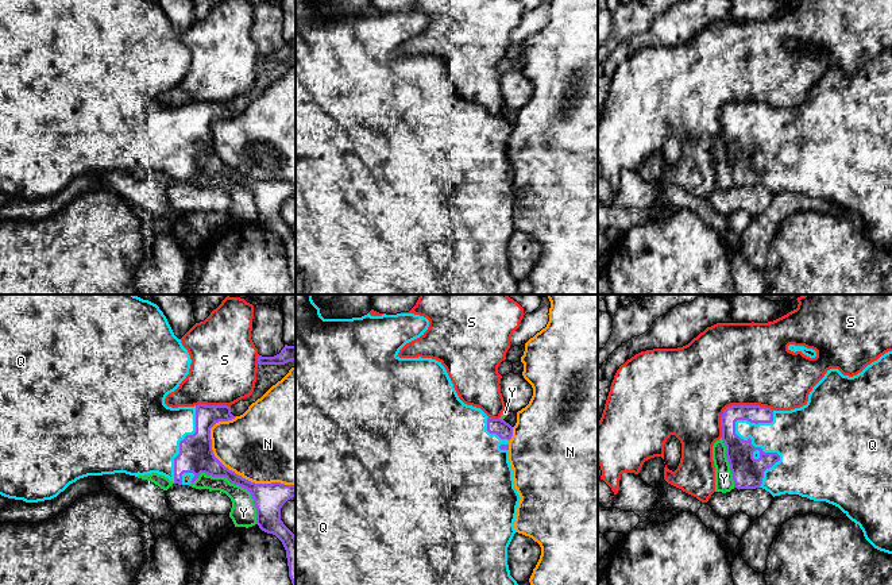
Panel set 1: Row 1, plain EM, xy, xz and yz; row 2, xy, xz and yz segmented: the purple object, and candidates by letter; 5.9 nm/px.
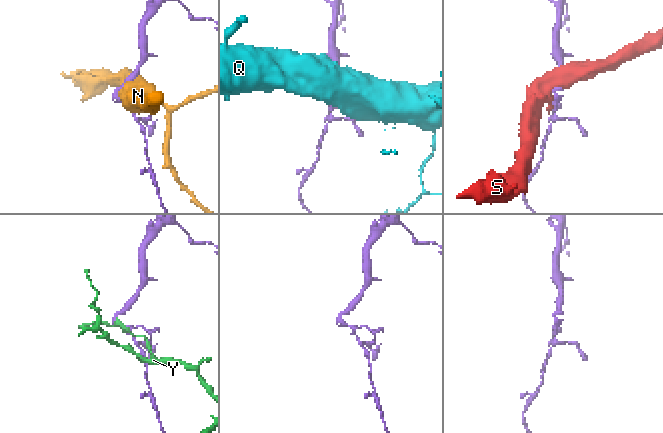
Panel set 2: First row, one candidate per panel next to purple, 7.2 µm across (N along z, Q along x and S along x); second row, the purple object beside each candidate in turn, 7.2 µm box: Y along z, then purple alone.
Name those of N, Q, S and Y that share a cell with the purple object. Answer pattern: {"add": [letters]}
{"add": ["Q"]}

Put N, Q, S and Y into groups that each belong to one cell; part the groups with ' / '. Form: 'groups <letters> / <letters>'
groups N / Q / S / Y

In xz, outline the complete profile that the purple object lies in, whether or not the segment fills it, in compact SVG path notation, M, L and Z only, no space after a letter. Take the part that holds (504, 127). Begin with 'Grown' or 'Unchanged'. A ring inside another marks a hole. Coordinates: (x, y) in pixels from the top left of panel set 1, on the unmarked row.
Grown. M296 0L296 295L520 295L517 278L510 273L507 245L515 231L514 218L521 197L514 185L513 166L509 159L509 138L513 124L502 116L489 115L480 105L464 101L441 62L432 55L399 55L399 47L420 35L429 24L429 18L414 11L397 11L352 16L324 16L314 0Z

